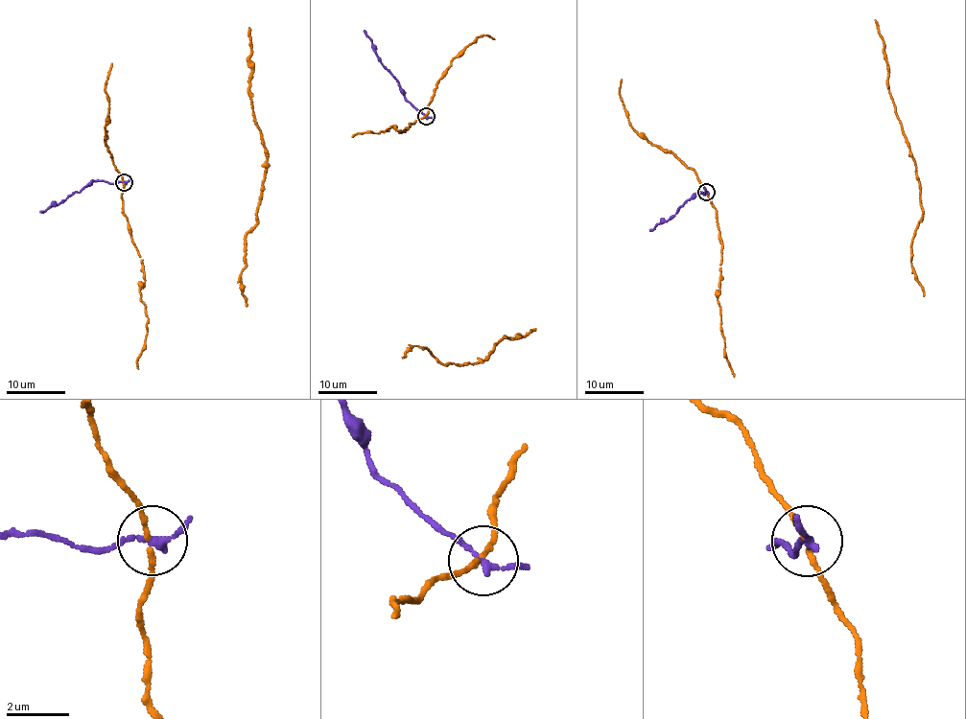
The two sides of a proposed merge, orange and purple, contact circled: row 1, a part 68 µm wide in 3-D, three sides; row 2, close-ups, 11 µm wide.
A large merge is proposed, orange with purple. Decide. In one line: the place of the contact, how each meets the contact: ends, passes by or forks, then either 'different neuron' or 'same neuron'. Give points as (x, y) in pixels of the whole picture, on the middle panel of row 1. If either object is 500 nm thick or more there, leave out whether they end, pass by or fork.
at (426, 116); orange passes by; purple passes by; different neuron

